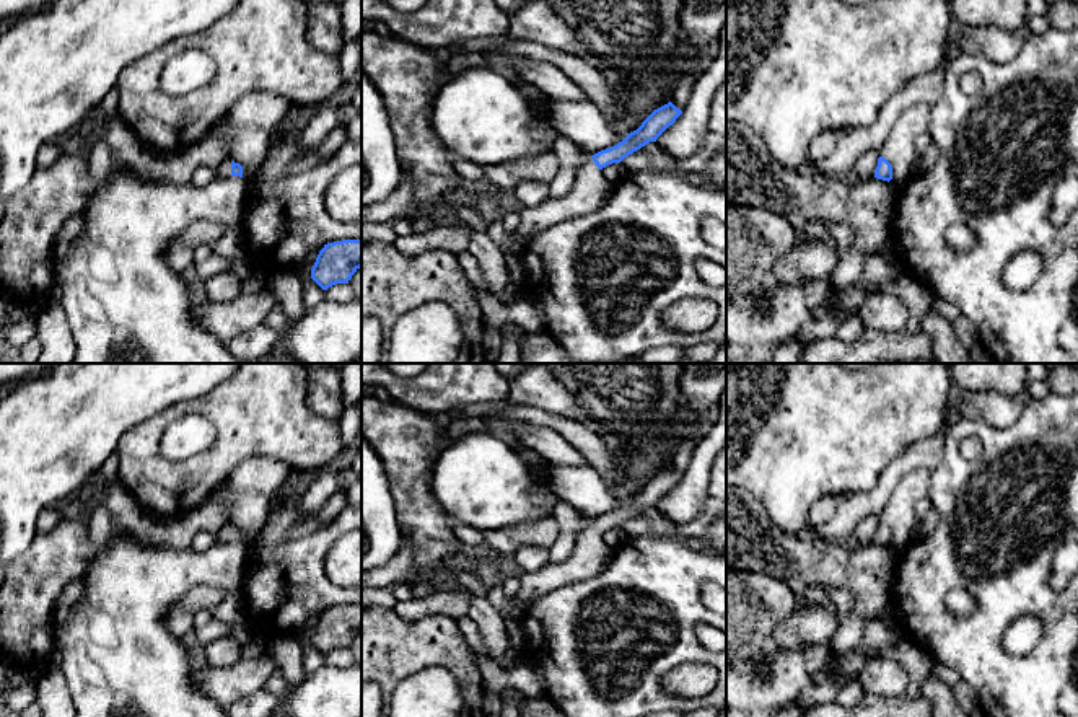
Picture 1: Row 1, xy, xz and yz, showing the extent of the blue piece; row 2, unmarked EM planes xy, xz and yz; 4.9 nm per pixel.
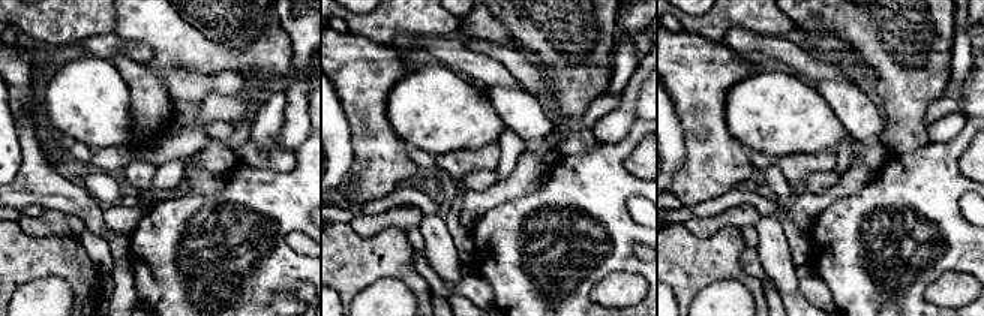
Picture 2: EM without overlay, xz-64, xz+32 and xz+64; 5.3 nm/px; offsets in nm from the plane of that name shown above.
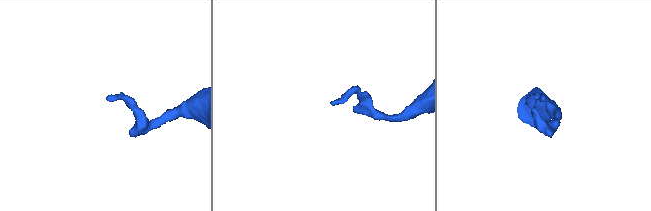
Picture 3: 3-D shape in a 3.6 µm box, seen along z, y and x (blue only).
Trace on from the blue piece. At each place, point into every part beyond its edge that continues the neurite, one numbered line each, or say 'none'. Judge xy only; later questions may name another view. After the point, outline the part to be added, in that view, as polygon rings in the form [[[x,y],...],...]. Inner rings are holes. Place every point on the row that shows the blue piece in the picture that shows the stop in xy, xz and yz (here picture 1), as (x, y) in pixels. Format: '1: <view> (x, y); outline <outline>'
1: xy (223, 170); outline [[[231,160],[220,163],[220,166],[217,168],[217,178],[228,178],[228,176],[231,176]]]

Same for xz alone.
1: xz (591, 189); outline [[[593,158],[581,163],[576,171],[573,187],[565,197],[549,199],[537,207],[521,207],[519,225],[515,236],[521,246],[524,246],[539,231],[599,210],[609,200],[612,184],[603,174],[603,169],[596,166]]]

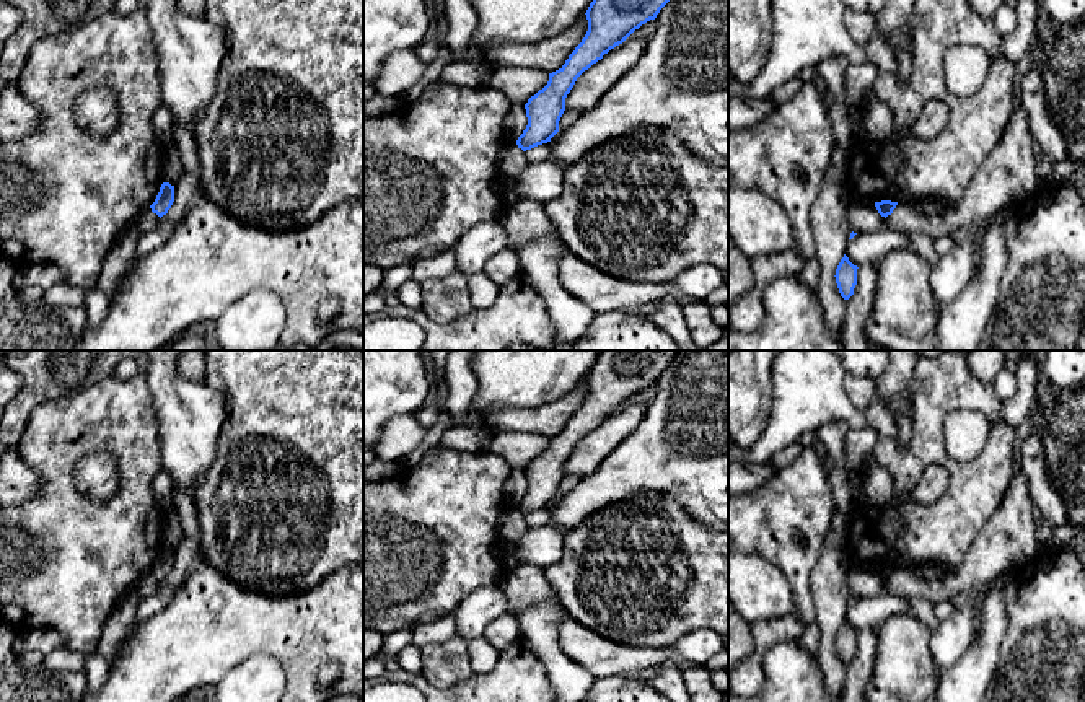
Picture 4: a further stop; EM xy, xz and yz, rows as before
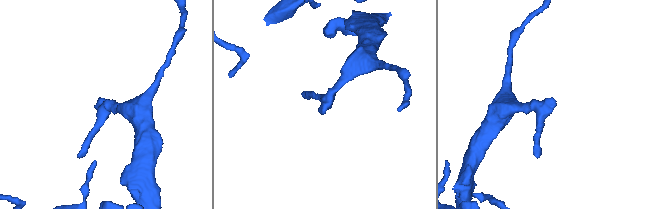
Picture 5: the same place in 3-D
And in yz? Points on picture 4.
none

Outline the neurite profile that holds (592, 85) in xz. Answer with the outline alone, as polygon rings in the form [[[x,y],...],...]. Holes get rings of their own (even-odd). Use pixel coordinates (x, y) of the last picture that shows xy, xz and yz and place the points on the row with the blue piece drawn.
[[[627,37],[611,49],[601,60],[585,70],[565,98],[565,109],[580,114],[593,109],[601,98],[639,62],[645,50],[645,41]]]

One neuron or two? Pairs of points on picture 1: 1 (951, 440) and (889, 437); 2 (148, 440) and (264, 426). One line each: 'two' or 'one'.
1: two
2: one

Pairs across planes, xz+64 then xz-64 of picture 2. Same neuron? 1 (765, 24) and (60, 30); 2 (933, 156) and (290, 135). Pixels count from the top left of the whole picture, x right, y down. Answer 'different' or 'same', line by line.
1: same
2: different

